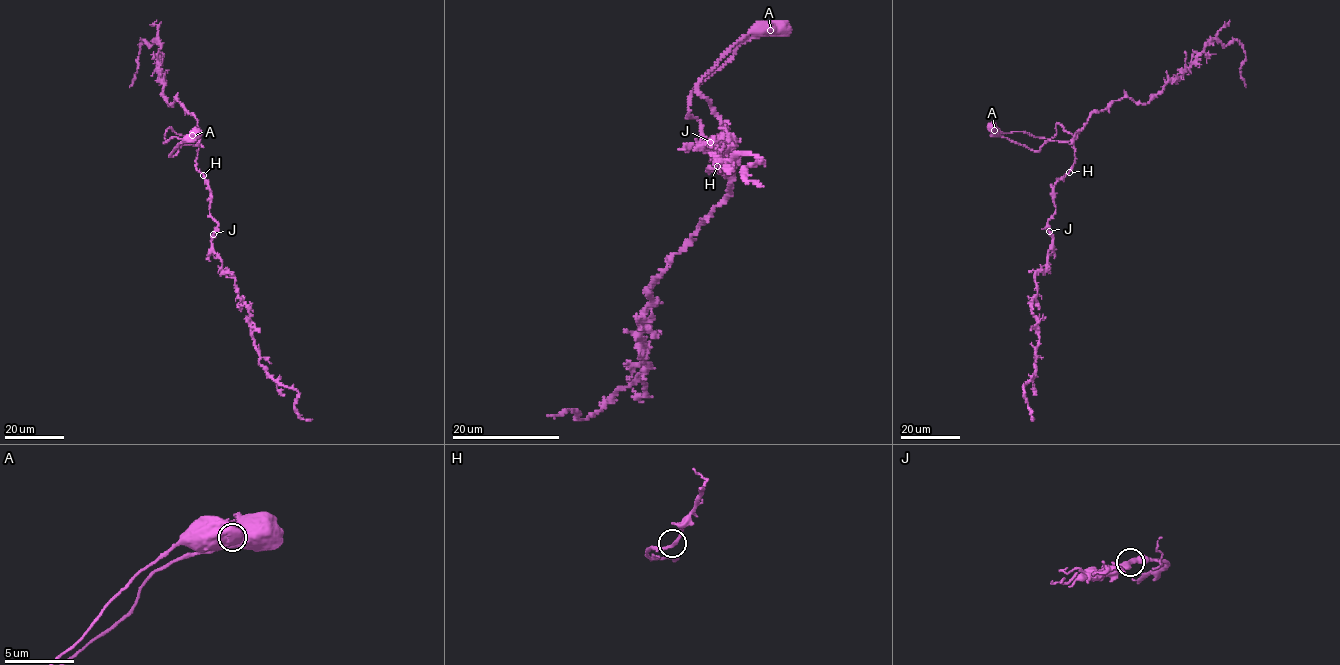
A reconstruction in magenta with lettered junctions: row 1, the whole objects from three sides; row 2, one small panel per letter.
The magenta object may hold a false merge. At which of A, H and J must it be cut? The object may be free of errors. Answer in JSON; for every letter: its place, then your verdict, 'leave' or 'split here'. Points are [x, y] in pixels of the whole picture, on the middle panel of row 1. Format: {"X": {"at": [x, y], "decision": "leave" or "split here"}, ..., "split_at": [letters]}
{"A": {"at": [770, 30], "decision": "split here"}, "H": {"at": [717, 166], "decision": "leave"}, "J": {"at": [710, 142], "decision": "leave"}, "split_at": ["A"]}

